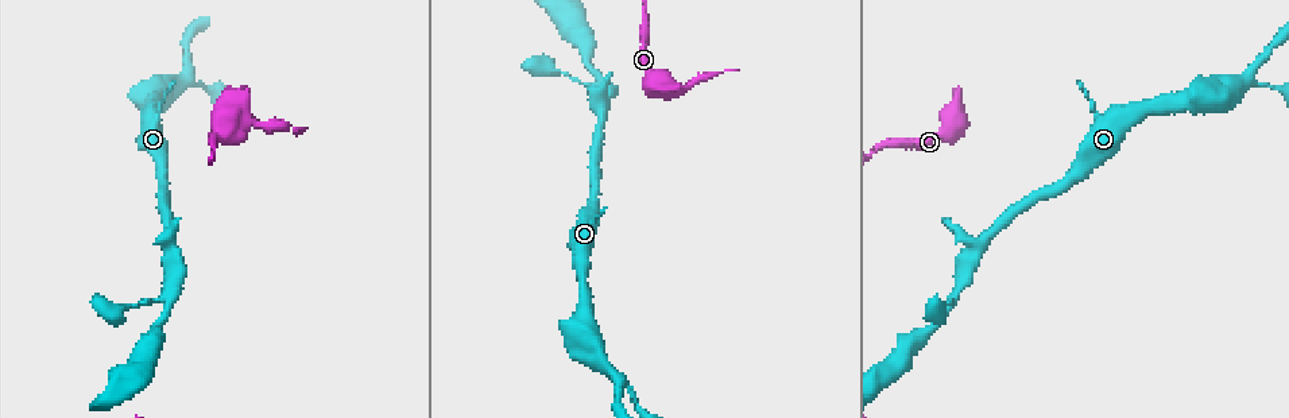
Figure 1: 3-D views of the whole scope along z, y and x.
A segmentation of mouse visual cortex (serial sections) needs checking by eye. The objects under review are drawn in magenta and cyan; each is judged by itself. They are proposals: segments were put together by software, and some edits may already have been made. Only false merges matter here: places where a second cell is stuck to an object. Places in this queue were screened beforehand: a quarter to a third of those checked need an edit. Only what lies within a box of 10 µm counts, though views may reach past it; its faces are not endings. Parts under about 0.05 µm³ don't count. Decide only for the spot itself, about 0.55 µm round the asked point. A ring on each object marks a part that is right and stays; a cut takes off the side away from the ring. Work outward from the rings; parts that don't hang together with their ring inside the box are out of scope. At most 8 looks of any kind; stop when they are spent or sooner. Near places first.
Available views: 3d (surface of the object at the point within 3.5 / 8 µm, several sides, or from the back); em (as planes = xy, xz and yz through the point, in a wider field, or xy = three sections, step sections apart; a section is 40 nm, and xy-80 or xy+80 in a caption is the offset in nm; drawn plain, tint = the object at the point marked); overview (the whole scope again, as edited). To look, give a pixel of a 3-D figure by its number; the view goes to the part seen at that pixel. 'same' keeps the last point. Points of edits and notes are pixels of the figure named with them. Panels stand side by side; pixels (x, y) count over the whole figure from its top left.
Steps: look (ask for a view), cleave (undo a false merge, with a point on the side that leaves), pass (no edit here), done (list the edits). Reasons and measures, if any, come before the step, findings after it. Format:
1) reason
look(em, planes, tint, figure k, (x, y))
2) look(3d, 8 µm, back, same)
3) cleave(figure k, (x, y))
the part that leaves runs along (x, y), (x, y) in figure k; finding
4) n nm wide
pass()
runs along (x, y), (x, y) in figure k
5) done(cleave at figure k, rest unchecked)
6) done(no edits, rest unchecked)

abrupt turn
look(3d, 3.5 µm, back, figure 1, (241, 119))

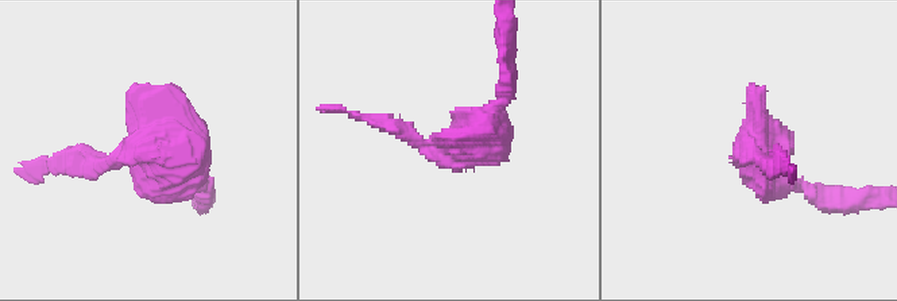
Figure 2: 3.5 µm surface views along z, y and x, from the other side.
now the EM
look(em, xy, step 5, tint, figure 2, (451, 150))

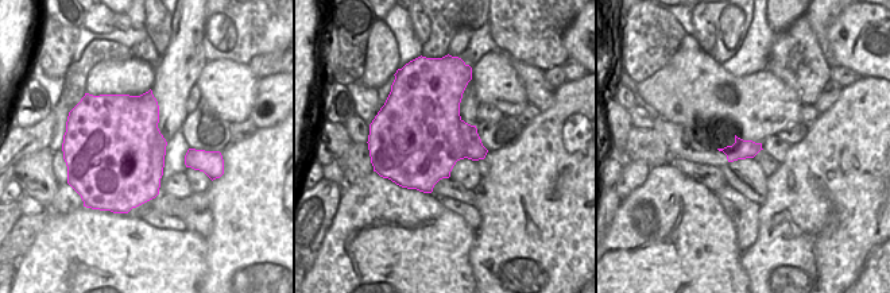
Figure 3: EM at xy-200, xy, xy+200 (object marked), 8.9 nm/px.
800 nm wide
cleave(figure 2, (386, 123))
border along (460, 120), (460, 134), (467, 157) in figure 3; a second cell is stuck on

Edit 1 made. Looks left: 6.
sudden change in width
look(3d, 3.5 µm, figure 1, (953, 297))

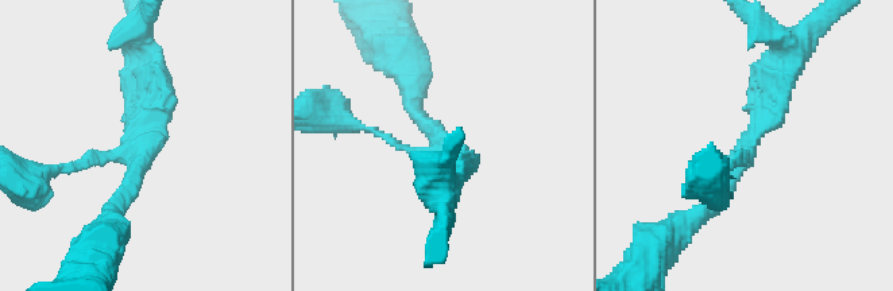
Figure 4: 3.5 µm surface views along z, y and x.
need the tissue
look(em, planes, tint, figure 4, (750, 147))

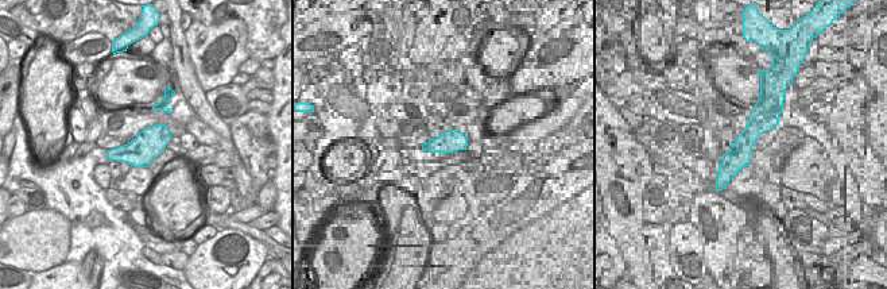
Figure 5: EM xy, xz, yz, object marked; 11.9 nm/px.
look(em, xy, step 5, tint, same)

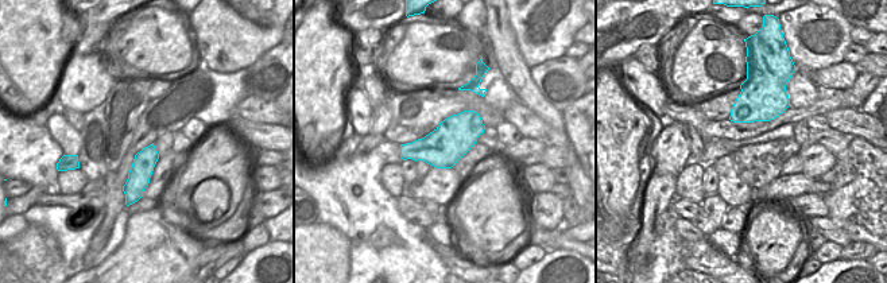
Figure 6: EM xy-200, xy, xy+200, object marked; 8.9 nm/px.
arms of 100, 200, 300 nm
pass()
continuous, no second cell

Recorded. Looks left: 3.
branch point
look(3d, 8 µm, figure 1, (620, 376))

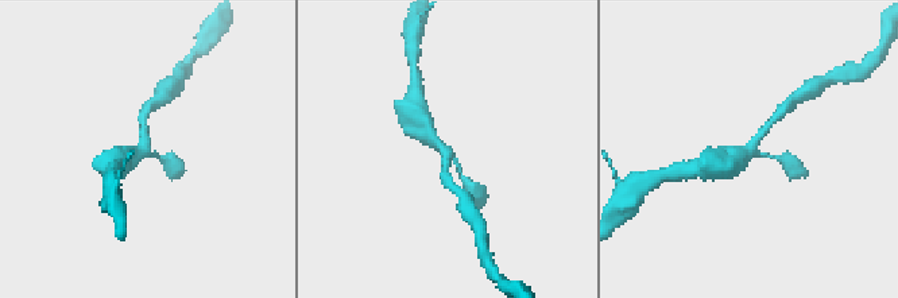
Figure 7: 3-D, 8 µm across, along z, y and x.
closer look
look(3d, 3.5 µm, back, same)

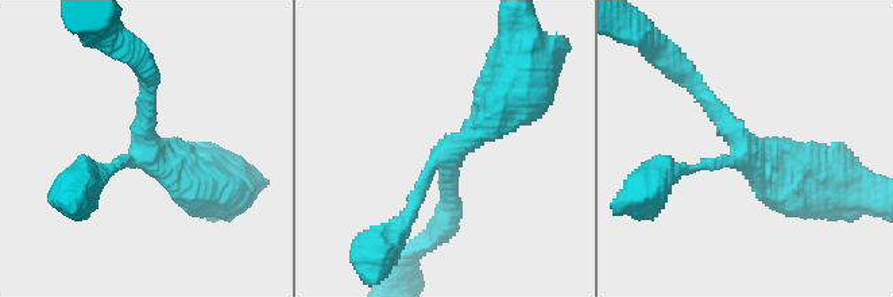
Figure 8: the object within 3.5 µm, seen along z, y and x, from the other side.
3 arms; arms of 150, 200, 500 nm; now the EM
look(em, xy, step 3, tint, figure 8, (453, 151))

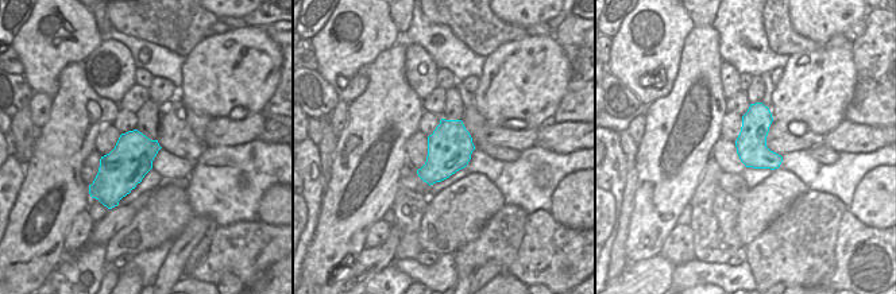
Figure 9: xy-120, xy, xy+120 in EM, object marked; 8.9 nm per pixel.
pass()
runs along (800, 188), (756, 164), (689, 81) in figure 8; one cell here

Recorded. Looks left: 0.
done(cleave at figure 2, rest unchecked)

